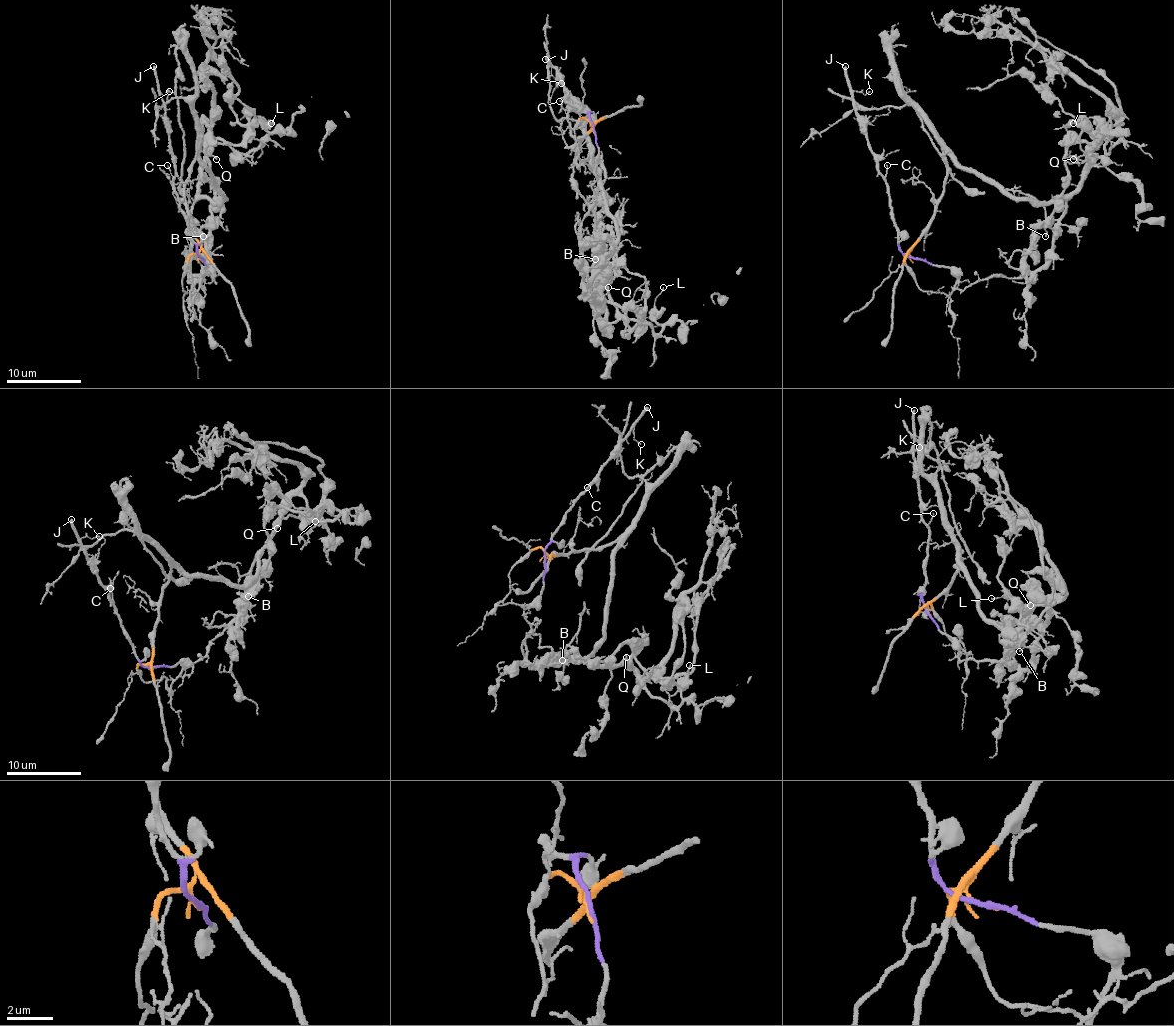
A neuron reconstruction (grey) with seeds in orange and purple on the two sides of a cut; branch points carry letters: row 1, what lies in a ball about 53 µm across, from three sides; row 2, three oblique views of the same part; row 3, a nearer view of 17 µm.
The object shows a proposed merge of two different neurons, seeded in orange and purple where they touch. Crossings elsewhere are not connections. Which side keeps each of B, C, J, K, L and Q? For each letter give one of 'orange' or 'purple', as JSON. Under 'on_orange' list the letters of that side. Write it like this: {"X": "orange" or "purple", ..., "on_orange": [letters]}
{"B": "orange", "C": "purple", "J": "purple", "K": "purple", "L": "orange", "Q": "orange", "on_orange": ["B", "L", "Q"]}

